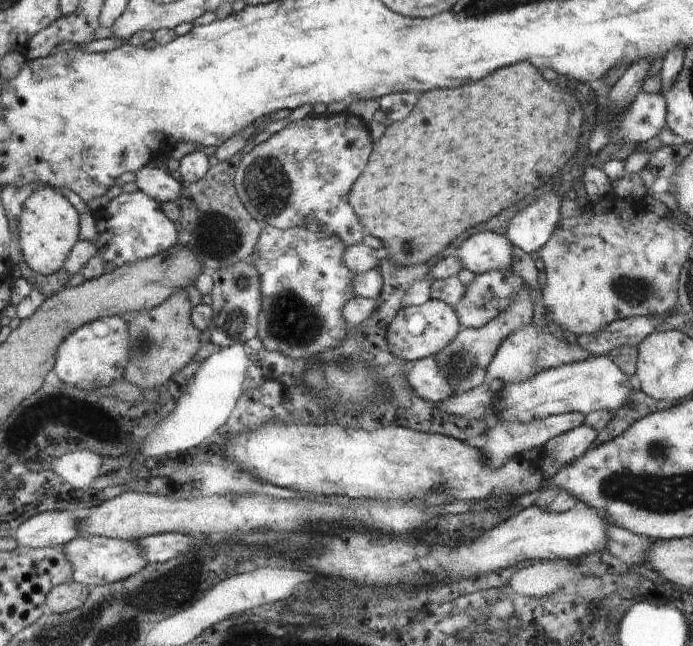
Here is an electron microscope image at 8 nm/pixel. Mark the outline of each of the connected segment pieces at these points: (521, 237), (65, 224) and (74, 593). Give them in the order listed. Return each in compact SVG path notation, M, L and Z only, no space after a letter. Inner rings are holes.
M543 193L510 219L506 238L529 255L535 254L560 225L561 200L562 197L554 193Z
M50 186L34 191L25 200L19 226L22 256L27 265L41 275L58 273L78 242L78 212L59 190Z
M75 580L55 586L46 597L46 611L63 613L74 610L82 606L88 596L90 596L90 587Z

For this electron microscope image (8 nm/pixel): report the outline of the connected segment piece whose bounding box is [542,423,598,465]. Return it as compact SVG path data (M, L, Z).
M586 423L568 433L551 438L542 448L544 456L552 456L562 465L571 463L591 448L597 437L597 430Z

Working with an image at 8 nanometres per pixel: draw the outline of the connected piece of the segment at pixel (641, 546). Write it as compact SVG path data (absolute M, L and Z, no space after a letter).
M610 524L610 542L608 542L607 550L620 558L626 564L645 564L645 550L654 542L654 540L644 535L635 535L629 530L618 528L616 525Z

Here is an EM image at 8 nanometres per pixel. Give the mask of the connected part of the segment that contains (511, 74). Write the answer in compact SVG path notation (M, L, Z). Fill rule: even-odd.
M518 62L516 66L506 66L496 70L496 74L488 74L484 82L472 82L468 86L460 88L430 90L424 92L412 112L406 120L394 122L386 128L384 136L376 142L376 154L372 154L372 166L368 166L368 174L362 174L360 182L356 182L356 190L352 191L352 206L356 206L356 214L360 214L359 221L364 222L364 228L373 237L379 238L389 250L390 257L396 264L407 267L410 265L421 265L438 256L446 246L462 234L462 230L474 228L491 218L499 212L506 210L509 206L523 201L529 194L542 187L542 184L550 182L550 176L554 176L578 150L578 138L582 132L582 108L576 102L576 98L568 92L558 88L556 84L550 84L542 78L542 74L530 64L530 62ZM442 148L448 148L448 158L440 158Z

